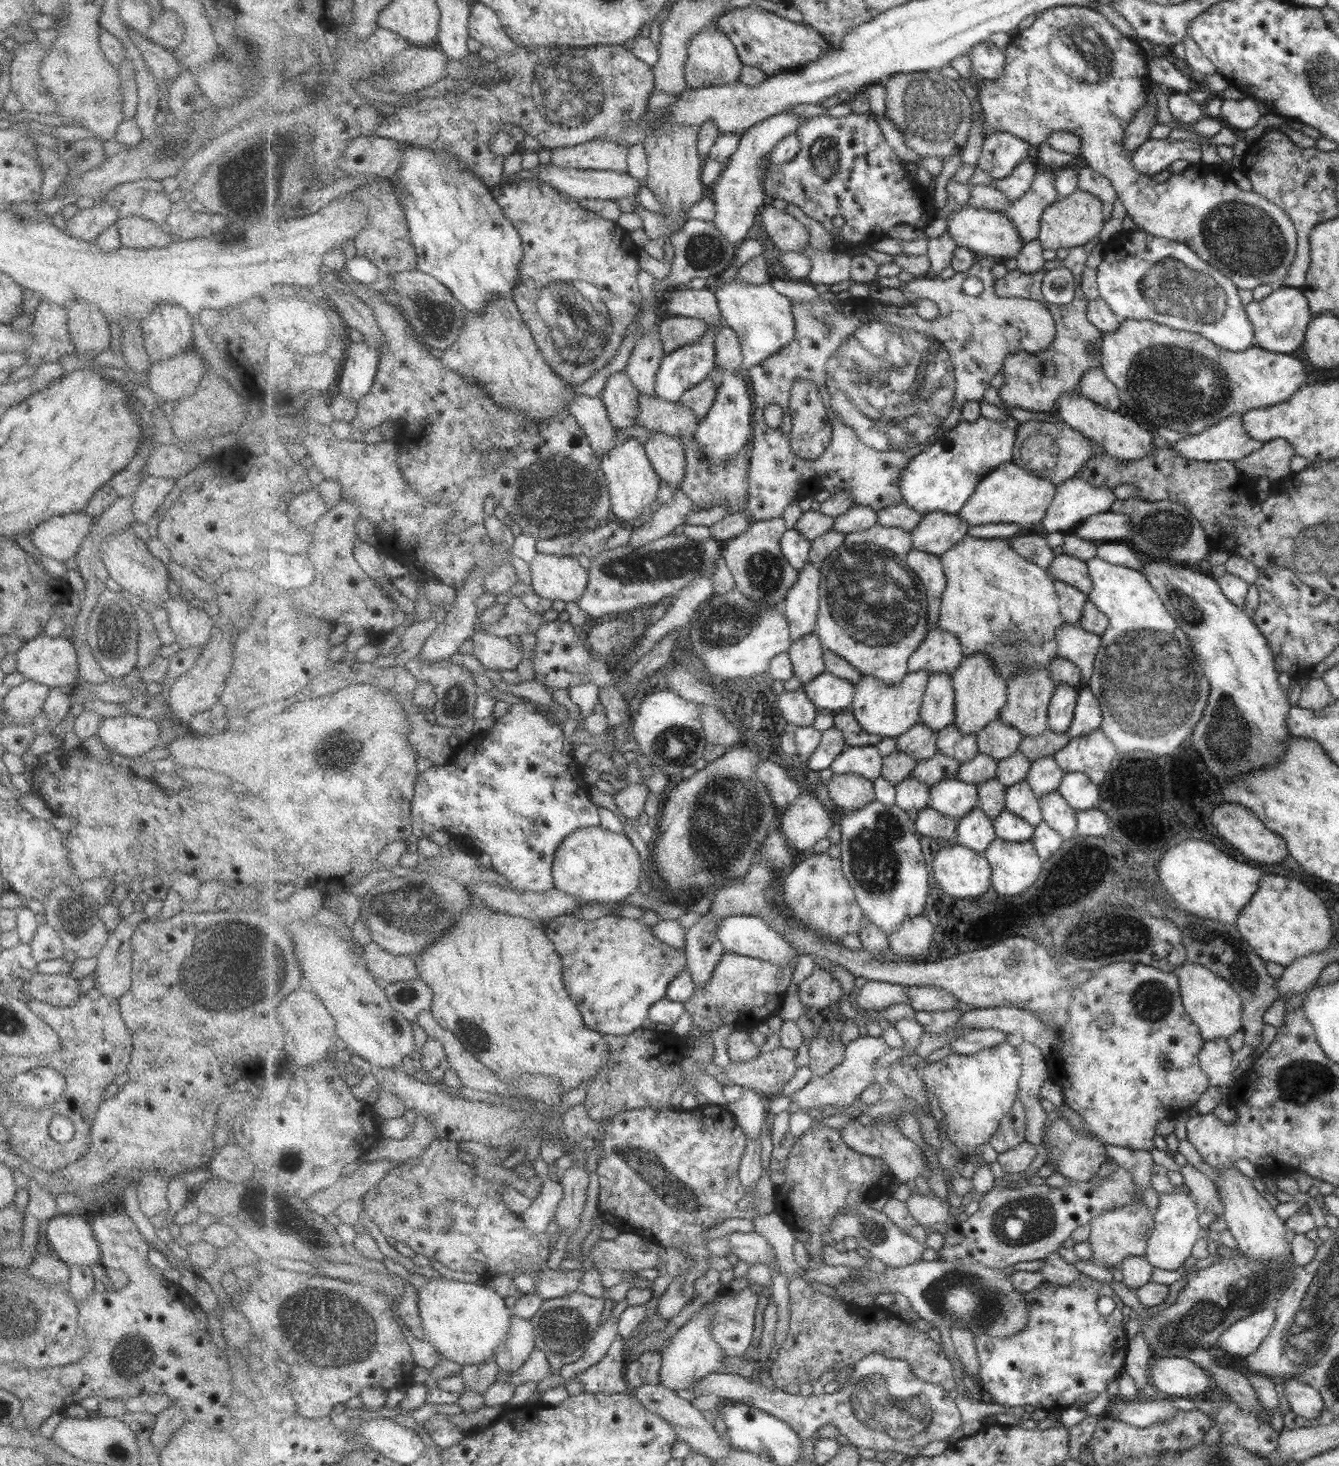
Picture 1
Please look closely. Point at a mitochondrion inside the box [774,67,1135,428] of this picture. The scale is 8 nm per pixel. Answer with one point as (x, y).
(933, 111)

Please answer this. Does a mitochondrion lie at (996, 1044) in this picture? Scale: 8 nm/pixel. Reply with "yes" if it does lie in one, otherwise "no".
no

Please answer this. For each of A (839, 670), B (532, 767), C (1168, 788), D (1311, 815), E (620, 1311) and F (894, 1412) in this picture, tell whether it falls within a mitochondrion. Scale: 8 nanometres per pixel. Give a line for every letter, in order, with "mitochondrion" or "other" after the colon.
A: other
B: other
C: other
D: other
E: other
F: mitochondrion

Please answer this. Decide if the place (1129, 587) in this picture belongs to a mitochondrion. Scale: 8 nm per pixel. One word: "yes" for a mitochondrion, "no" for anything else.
no

